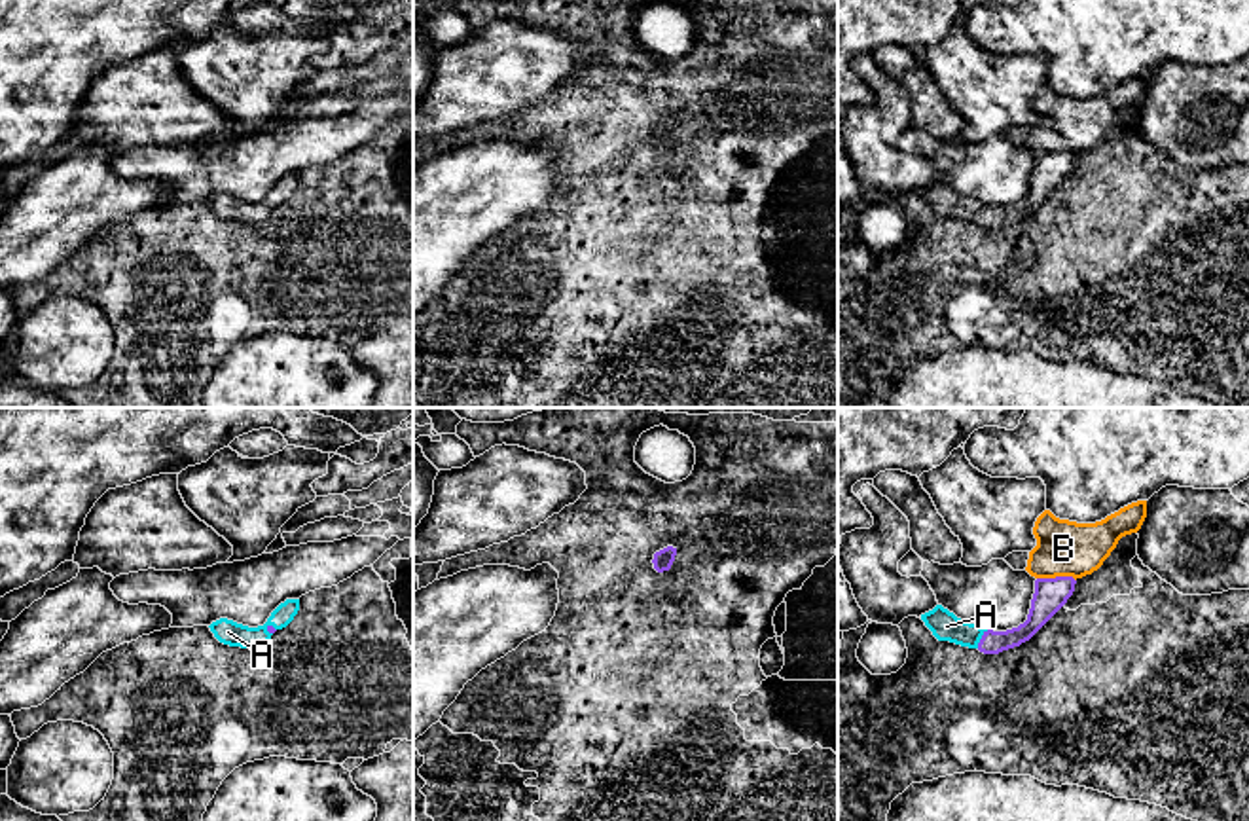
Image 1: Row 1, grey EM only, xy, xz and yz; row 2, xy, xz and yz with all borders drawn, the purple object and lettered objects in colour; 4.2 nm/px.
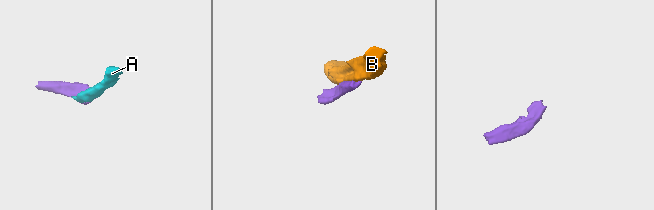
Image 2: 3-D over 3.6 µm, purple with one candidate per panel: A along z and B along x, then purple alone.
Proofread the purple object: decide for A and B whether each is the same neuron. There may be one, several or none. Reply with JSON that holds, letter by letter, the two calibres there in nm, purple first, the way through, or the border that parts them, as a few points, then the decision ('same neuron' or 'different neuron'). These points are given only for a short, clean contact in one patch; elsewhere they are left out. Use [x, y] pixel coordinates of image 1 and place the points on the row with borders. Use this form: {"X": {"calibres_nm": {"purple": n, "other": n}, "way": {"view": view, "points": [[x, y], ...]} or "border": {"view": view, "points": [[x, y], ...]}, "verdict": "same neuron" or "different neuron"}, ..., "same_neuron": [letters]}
{"A": {"calibres_nm": {"purple": 100, "other": 120}, "verdict": "same neuron"}, "B": {"calibres_nm": {"purple": 140, "other": 240}, "verdict": "different neuron"}, "same_neuron": ["A"]}

